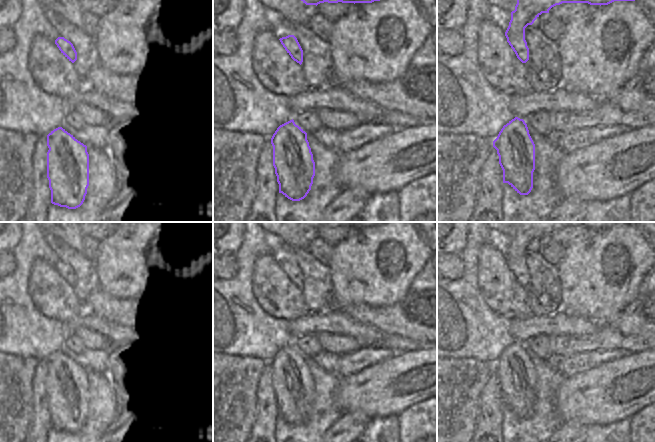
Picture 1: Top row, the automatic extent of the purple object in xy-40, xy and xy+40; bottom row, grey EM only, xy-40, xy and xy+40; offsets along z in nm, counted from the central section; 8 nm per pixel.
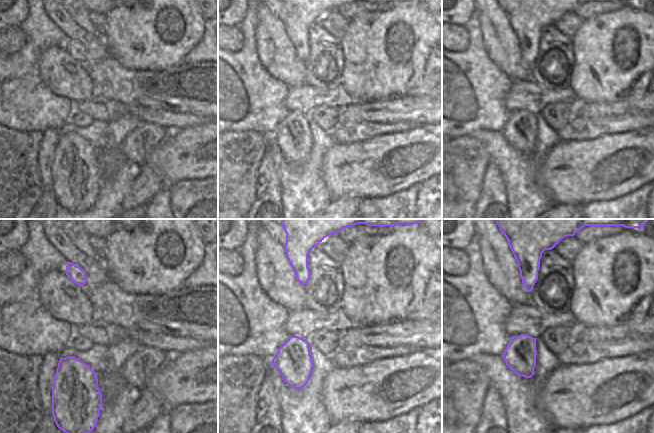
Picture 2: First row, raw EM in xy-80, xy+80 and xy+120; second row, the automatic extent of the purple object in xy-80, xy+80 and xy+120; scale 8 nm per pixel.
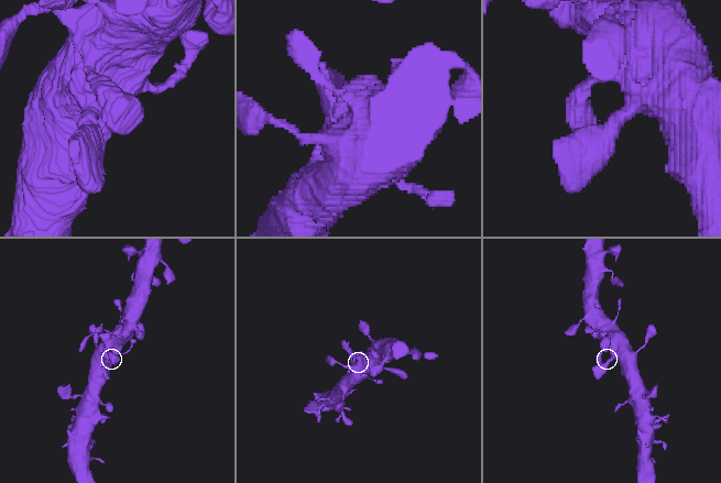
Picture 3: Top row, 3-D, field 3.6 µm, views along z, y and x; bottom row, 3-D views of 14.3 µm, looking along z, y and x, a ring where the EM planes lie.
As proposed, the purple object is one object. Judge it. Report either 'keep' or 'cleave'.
keep

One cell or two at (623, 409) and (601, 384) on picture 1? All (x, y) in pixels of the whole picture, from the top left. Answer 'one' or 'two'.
one

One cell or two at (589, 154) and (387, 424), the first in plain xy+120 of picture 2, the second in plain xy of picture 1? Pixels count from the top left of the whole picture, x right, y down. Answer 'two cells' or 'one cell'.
two cells

